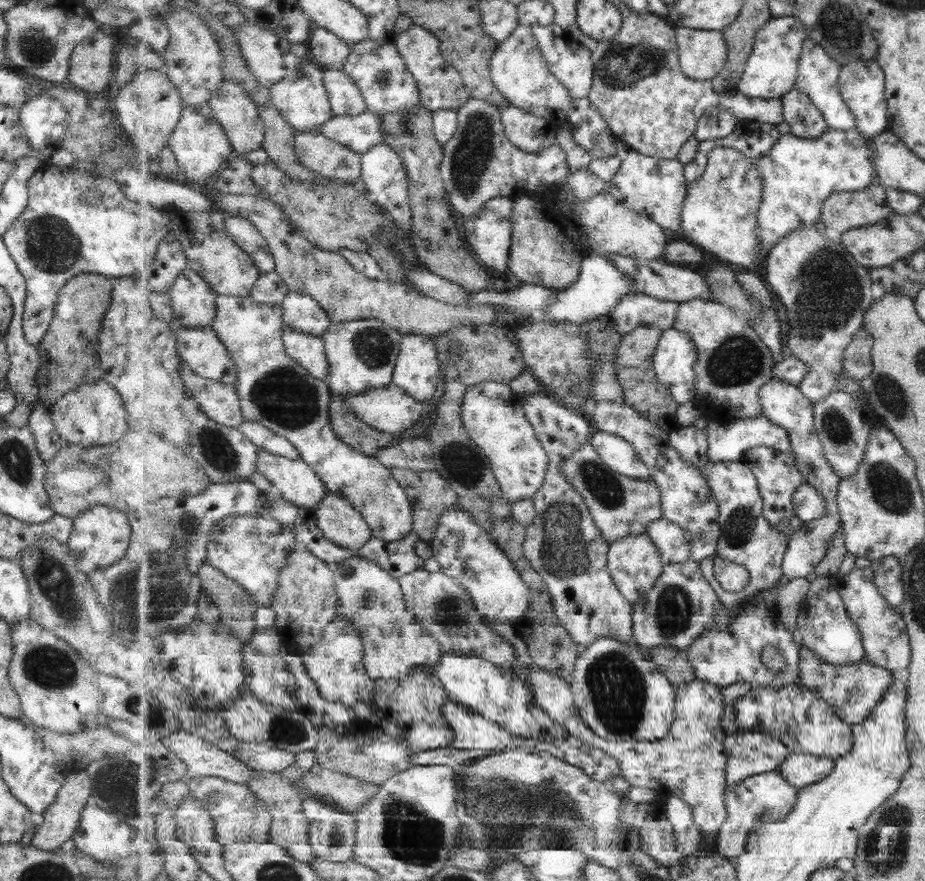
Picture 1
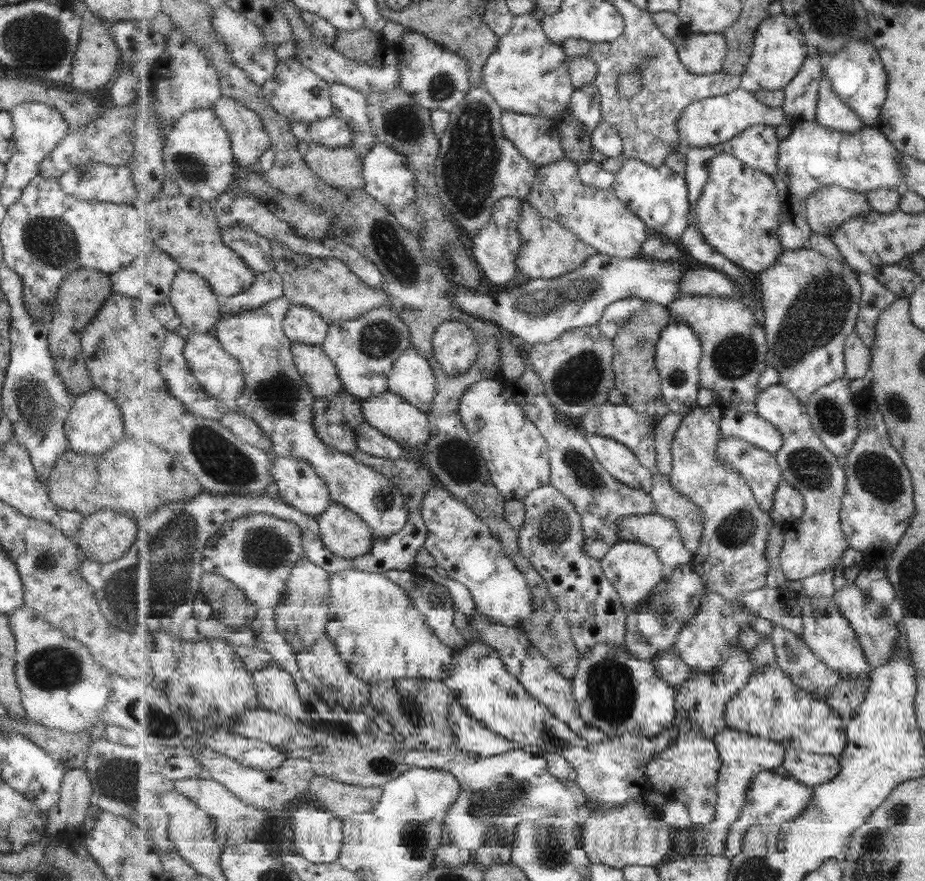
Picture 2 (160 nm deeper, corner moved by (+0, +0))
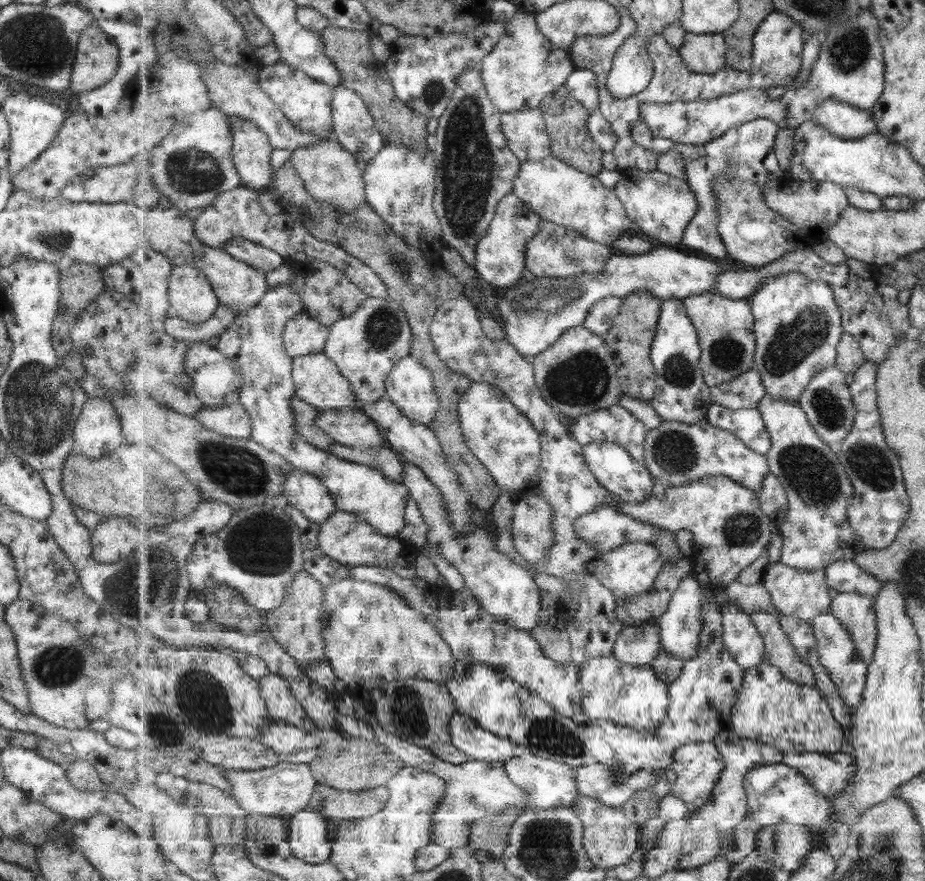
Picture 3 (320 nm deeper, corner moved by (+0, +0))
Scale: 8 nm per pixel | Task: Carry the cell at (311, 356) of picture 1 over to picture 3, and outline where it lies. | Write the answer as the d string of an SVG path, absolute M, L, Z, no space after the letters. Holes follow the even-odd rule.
M324 352L295 357L292 375L296 384L296 395L309 405L317 407L321 412L345 410L357 404L356 393L352 389L349 379L343 376L335 361Z

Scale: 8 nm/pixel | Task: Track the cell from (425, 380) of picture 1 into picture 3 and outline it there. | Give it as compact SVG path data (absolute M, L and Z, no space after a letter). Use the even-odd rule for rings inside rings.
M412 355L401 359L389 373L386 395L401 413L429 428L440 411L432 372Z

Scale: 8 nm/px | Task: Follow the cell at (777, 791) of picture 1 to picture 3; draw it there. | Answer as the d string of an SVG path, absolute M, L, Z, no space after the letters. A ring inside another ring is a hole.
M771 764L749 772L746 792L748 816L736 829L732 848L726 852L725 857L730 863L741 862L754 851L755 836L764 827L783 824L827 827L835 817L833 803L829 798L820 794L799 770L787 764Z

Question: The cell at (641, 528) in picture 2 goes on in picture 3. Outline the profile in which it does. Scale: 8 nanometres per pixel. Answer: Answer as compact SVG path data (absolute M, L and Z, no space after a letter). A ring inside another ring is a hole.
M599 507L577 518L574 529L597 551L611 551L629 542L657 546L659 526L637 520L613 507Z

